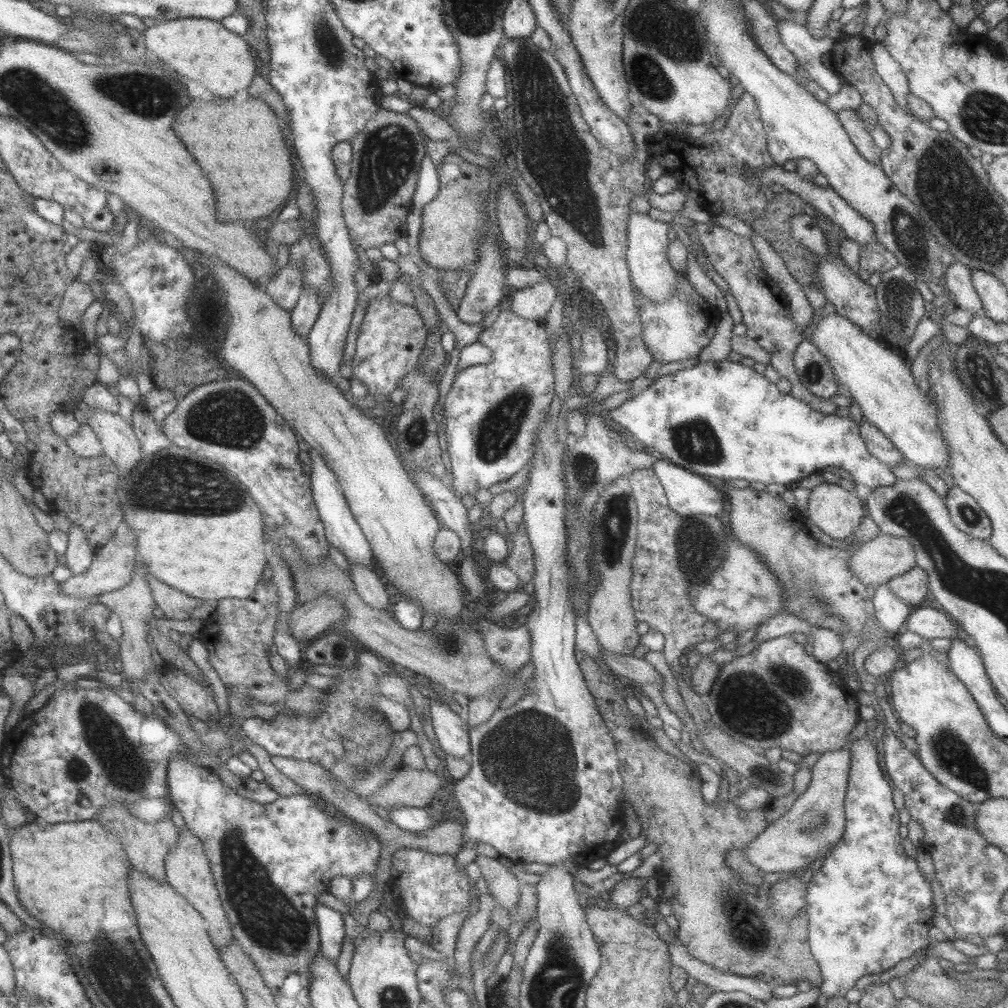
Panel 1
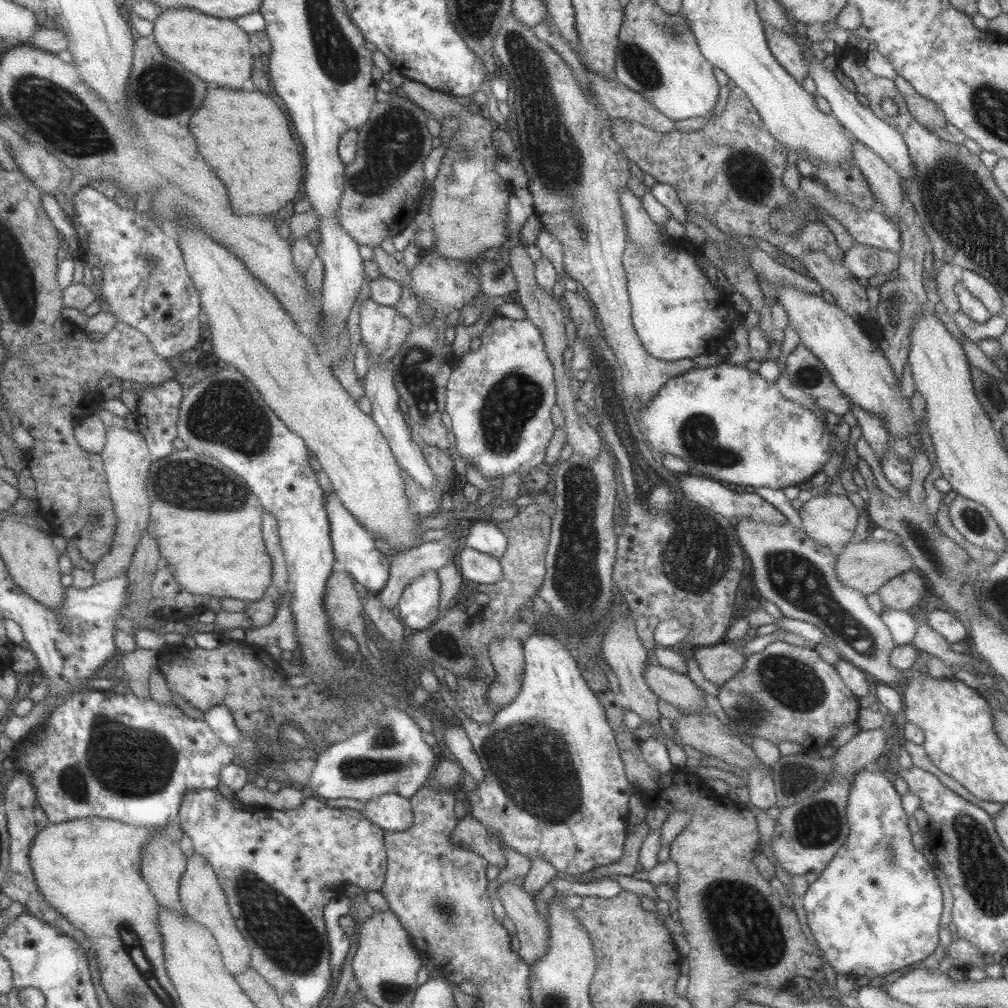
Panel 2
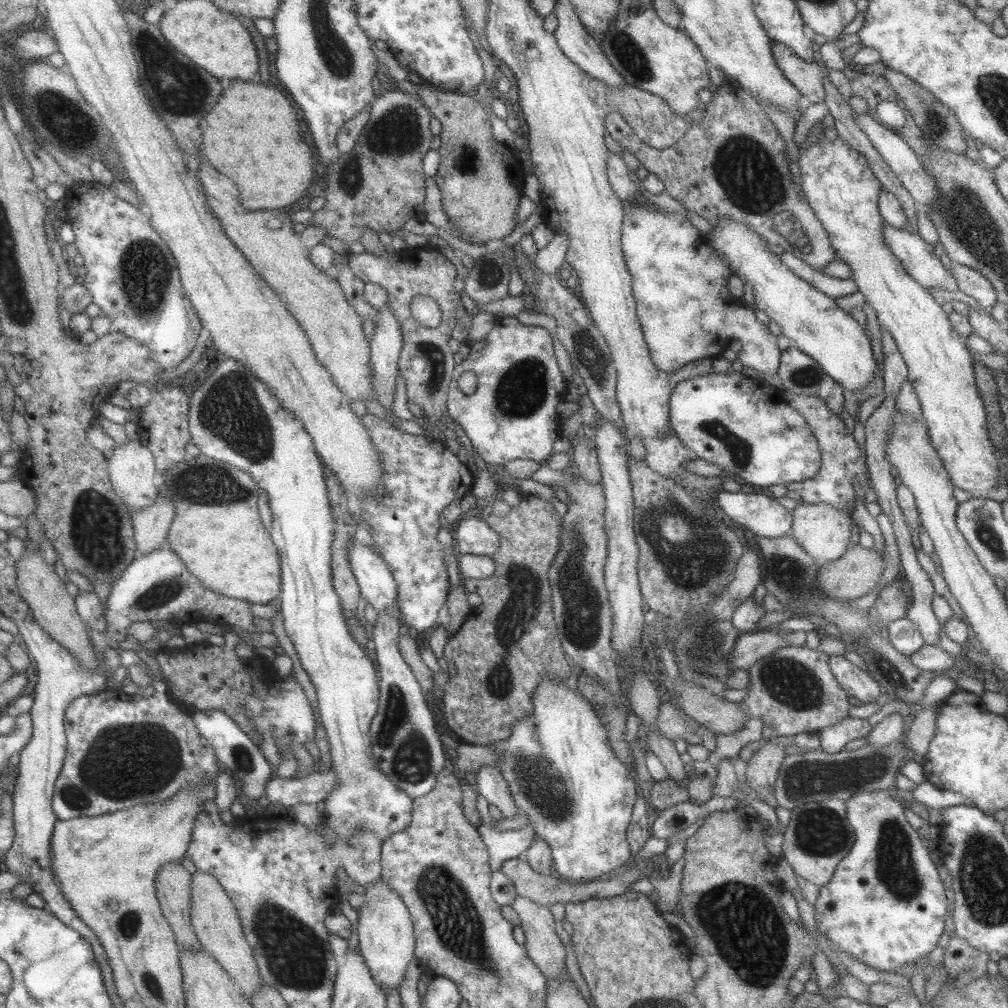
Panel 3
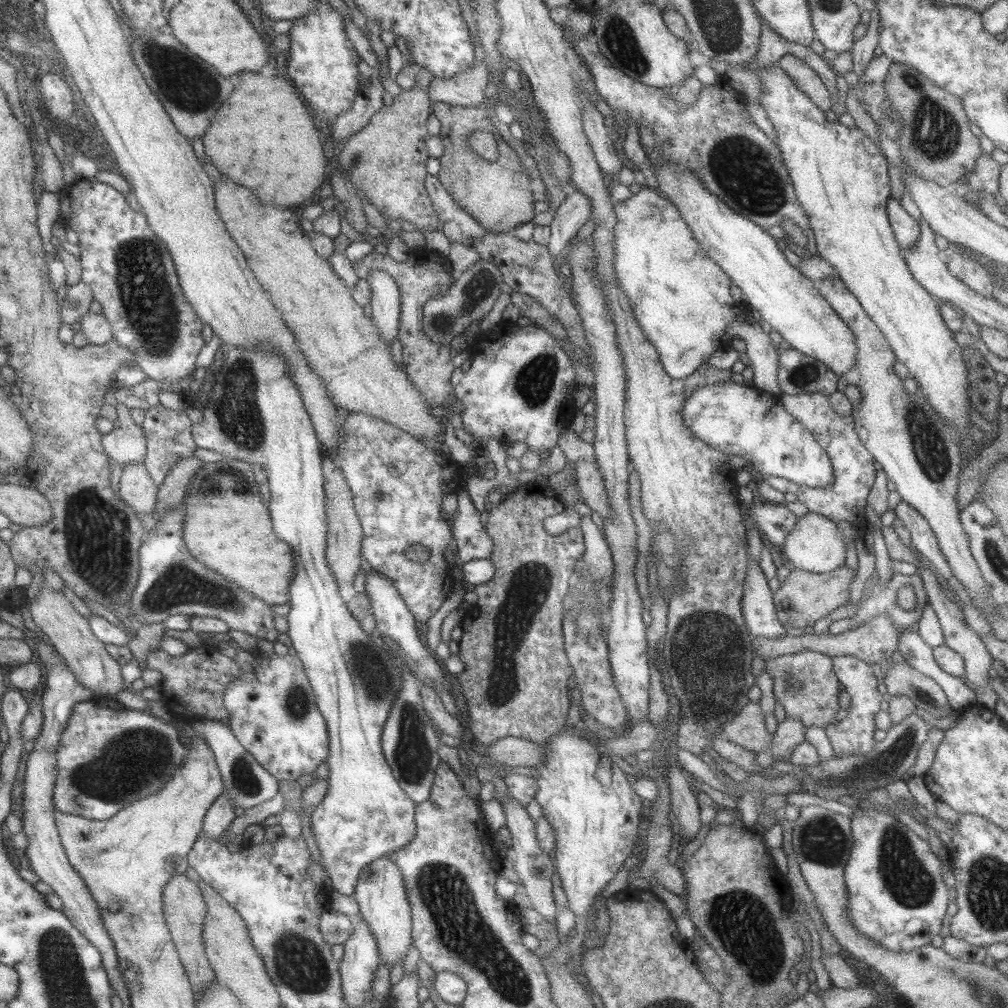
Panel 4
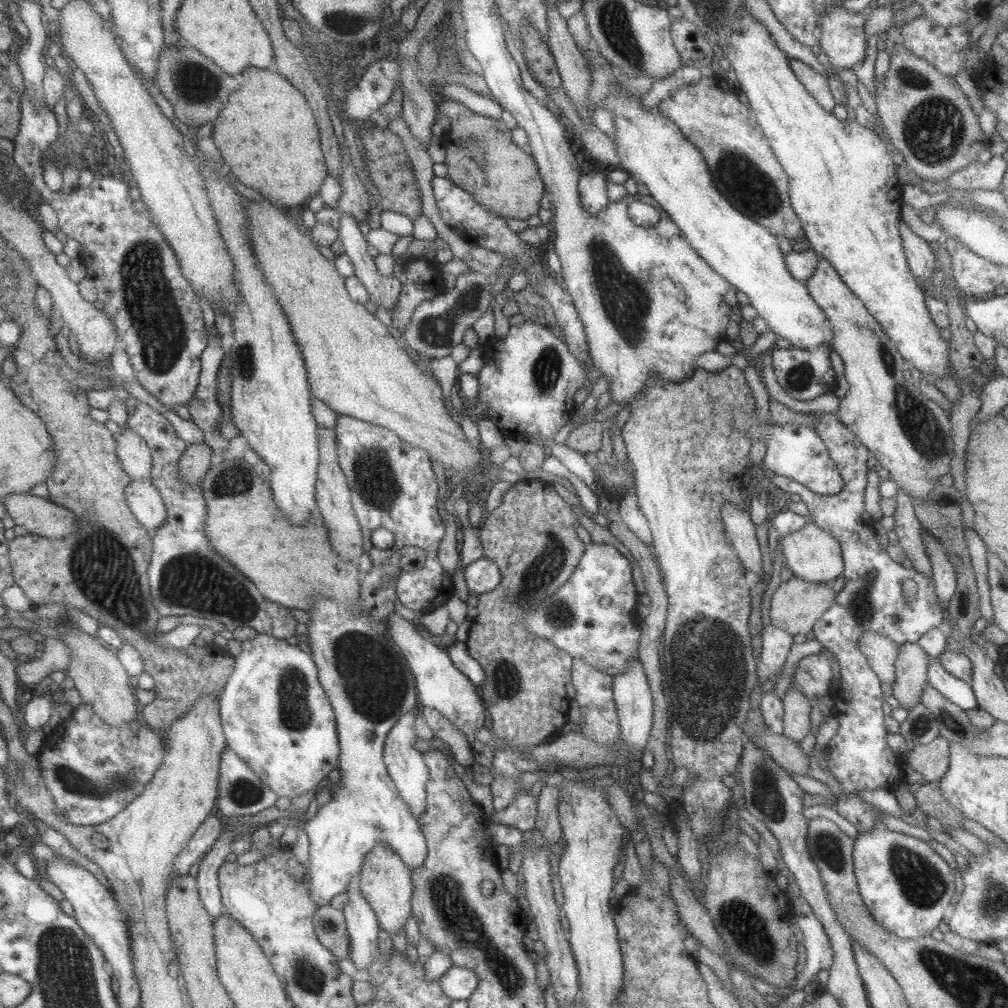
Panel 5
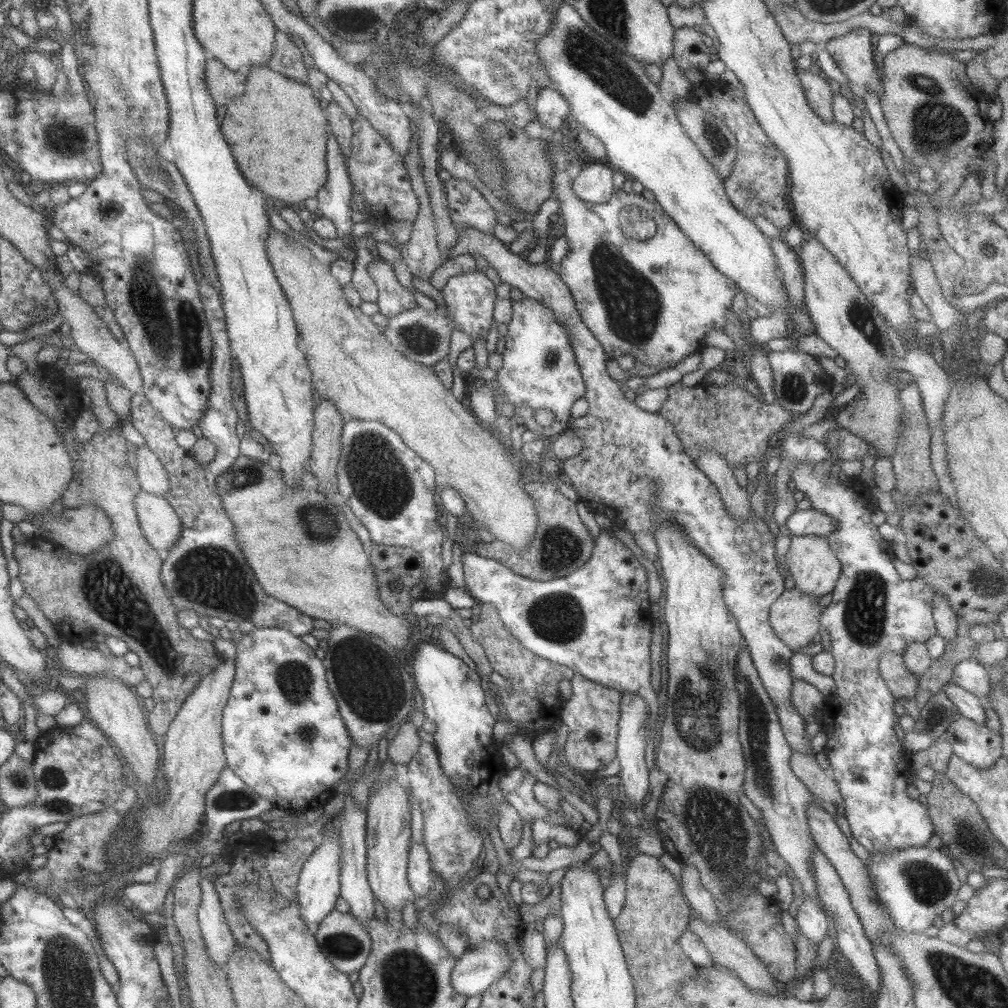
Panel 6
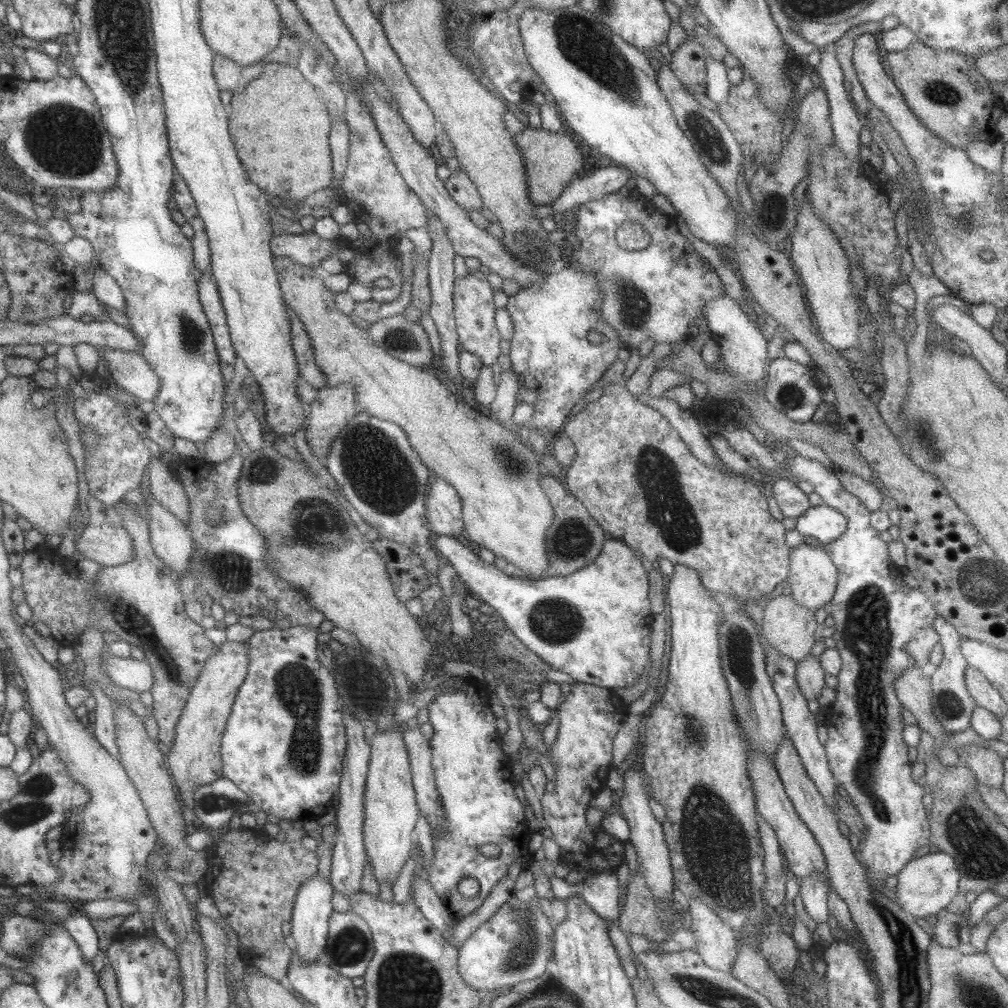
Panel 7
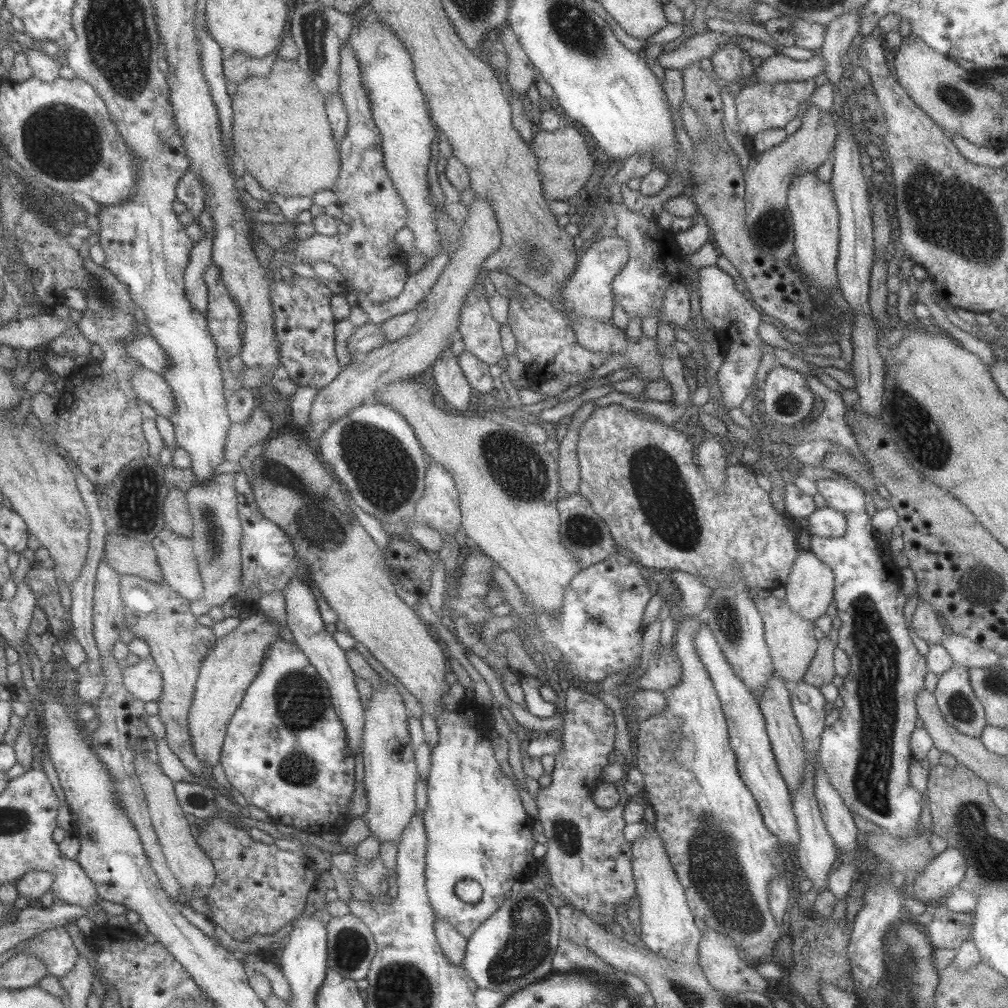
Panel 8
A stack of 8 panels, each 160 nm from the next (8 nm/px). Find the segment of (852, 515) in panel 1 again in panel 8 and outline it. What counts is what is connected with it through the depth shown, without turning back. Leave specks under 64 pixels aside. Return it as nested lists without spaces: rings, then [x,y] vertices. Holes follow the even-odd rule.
[[[799,551],[784,584],[789,608],[813,622],[831,604],[834,591],[833,571],[810,551]]]

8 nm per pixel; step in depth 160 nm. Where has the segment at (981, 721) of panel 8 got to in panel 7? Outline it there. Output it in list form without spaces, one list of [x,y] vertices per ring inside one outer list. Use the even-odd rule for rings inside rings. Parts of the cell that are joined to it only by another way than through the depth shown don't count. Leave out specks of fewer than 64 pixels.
[[[936,615],[931,625],[932,629],[939,635],[938,643],[942,648],[942,659],[936,665],[936,671],[929,677],[932,691],[930,708],[932,708],[932,715],[935,717],[935,720],[938,720],[938,723],[947,732],[957,732],[967,728],[971,711],[976,705],[976,702],[971,698],[965,687],[963,673],[968,664],[965,662],[960,651],[963,636],[942,616]]]

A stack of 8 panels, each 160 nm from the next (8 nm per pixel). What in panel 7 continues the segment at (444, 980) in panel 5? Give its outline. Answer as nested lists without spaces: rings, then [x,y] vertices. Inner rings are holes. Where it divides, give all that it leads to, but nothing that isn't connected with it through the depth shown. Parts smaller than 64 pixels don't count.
[[[510,897],[499,909],[483,924],[481,924],[465,943],[458,949],[458,973],[461,980],[471,988],[483,991],[494,991],[501,986],[515,986],[518,982],[531,980],[545,971],[549,962],[549,954],[553,953],[554,928],[549,924],[547,916],[541,912],[539,903],[523,903],[515,897]]]

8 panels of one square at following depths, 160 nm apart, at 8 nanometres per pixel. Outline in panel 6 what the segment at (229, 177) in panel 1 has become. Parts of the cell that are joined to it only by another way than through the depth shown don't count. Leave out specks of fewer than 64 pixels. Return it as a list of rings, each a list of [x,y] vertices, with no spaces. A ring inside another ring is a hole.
[[[265,65],[251,67],[246,82],[245,94],[233,98],[225,106],[227,112],[221,122],[221,132],[231,148],[239,172],[251,186],[257,186],[261,192],[265,192],[267,199],[274,204],[294,207],[302,200],[315,197],[318,188],[326,181],[325,128],[329,126],[317,100],[311,96],[310,85],[295,82]]]

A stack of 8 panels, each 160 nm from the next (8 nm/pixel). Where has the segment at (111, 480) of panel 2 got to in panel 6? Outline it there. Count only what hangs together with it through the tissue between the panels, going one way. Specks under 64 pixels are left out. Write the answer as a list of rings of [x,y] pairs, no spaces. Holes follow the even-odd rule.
[[[141,490],[133,498],[133,506],[149,545],[161,555],[173,548],[179,539],[181,523],[172,506],[162,496]]]

